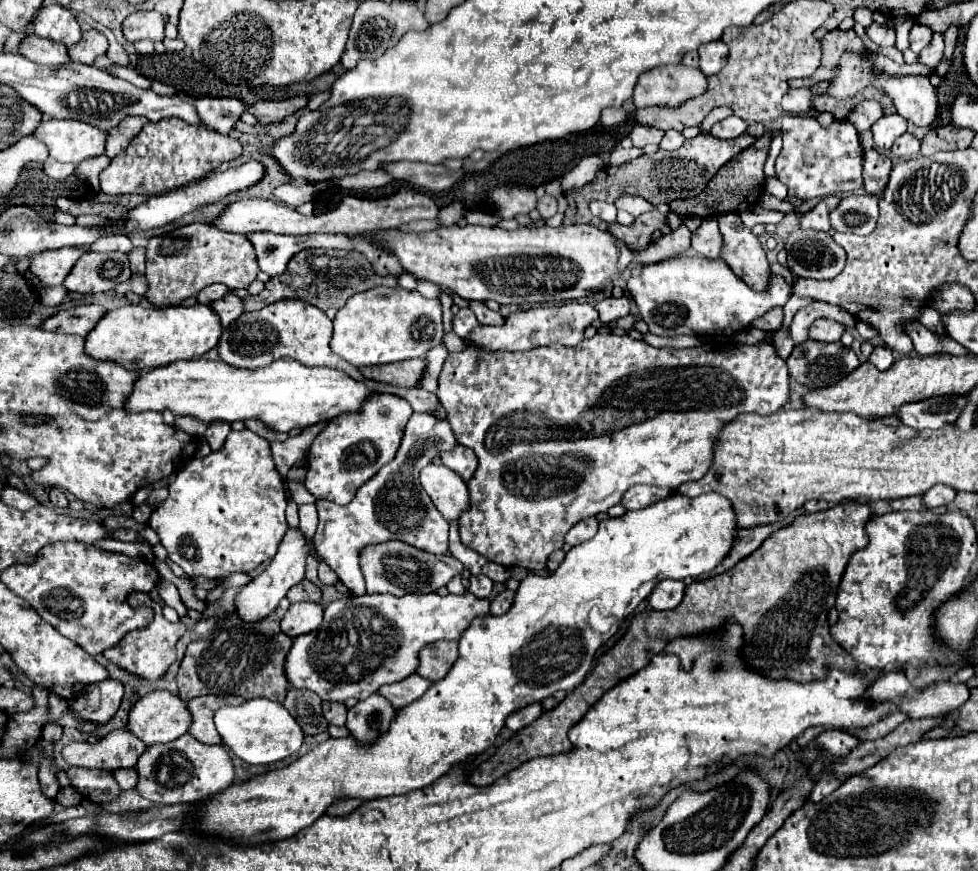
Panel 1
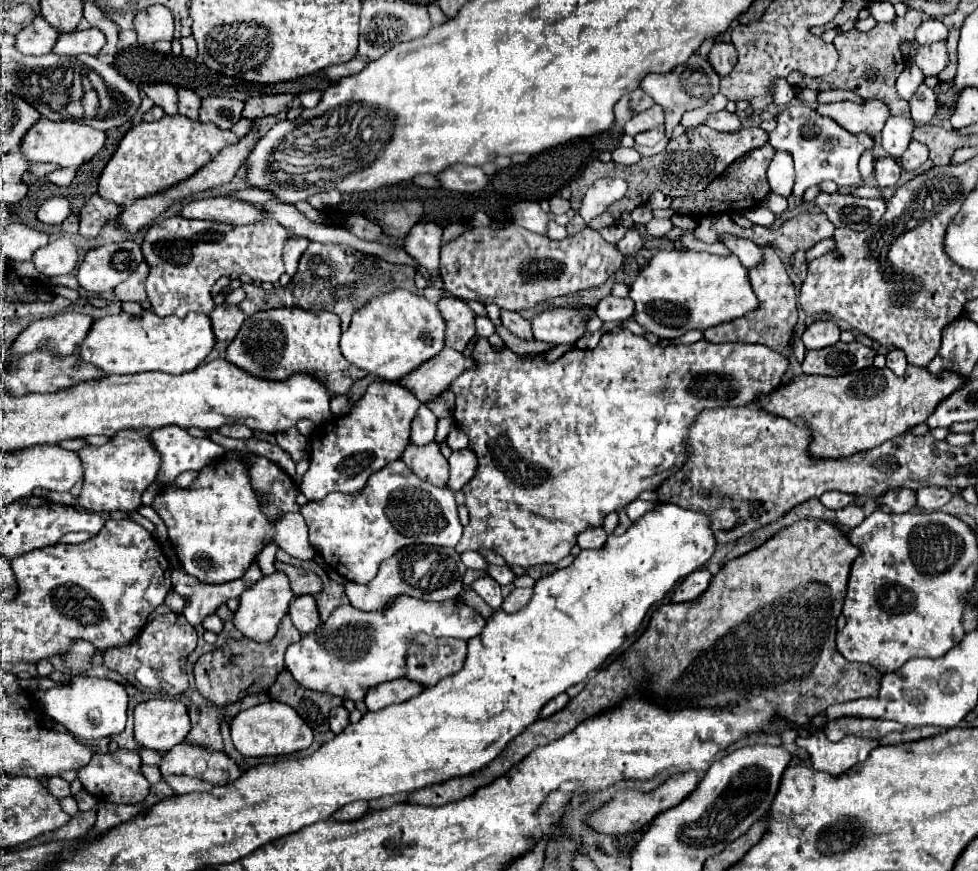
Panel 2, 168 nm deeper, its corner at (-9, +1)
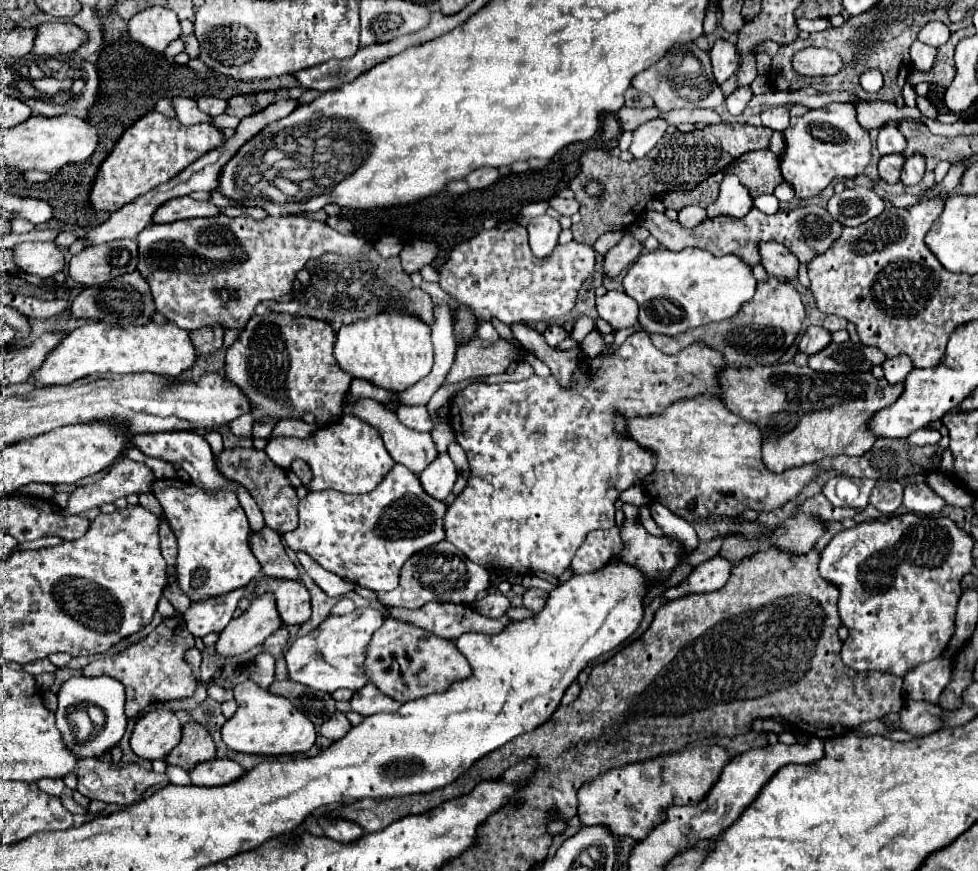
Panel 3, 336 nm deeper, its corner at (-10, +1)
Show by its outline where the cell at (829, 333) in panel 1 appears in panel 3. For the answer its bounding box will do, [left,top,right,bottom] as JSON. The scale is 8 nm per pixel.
[798,326,832,356]

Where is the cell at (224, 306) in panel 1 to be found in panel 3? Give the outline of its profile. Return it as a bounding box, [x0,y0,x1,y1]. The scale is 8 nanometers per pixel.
[190,324,226,356]

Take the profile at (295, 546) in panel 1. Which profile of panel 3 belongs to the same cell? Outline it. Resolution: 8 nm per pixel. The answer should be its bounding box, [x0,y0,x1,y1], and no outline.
[216,592,282,656]

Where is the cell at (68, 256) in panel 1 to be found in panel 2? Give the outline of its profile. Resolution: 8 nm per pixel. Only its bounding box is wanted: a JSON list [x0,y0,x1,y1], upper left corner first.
[33,238,77,278]

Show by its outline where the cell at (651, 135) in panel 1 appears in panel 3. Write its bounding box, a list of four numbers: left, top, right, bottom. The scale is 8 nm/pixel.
[630,118,668,158]

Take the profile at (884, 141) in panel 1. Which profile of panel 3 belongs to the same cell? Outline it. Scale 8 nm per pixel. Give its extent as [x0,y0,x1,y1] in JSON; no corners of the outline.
[876,124,906,156]

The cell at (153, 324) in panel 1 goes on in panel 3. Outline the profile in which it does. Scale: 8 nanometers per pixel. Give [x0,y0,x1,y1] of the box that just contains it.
[36,322,198,386]

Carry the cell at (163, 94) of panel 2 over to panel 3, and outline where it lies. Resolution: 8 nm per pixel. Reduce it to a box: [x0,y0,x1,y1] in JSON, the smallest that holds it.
[170,96,210,126]

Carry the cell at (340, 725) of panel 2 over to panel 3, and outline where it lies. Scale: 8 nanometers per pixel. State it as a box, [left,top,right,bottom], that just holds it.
[320,712,352,740]

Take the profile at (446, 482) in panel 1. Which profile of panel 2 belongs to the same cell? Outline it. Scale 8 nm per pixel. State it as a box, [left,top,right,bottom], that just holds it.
[401,442,449,488]

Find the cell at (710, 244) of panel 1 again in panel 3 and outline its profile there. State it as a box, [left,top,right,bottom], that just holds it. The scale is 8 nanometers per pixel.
[758,242,798,278]

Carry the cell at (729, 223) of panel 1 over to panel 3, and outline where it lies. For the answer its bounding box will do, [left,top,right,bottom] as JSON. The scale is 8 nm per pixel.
[650,276,804,368]

